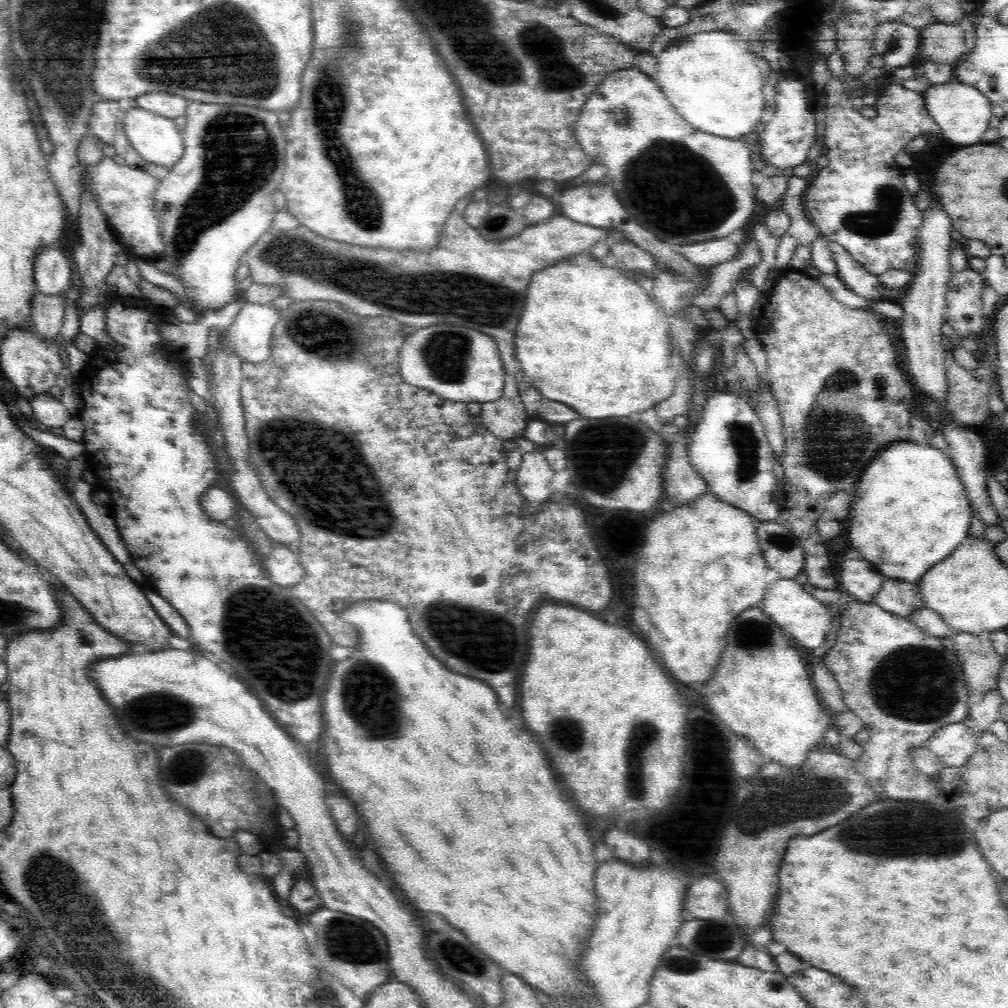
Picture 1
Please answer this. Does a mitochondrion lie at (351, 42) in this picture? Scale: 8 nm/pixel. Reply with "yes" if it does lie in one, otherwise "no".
yes

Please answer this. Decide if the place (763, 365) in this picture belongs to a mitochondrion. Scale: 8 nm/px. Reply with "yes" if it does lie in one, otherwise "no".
no

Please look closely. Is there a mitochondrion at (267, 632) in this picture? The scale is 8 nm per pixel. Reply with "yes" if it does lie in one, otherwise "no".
yes

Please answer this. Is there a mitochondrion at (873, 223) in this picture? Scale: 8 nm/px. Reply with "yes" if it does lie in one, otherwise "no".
yes

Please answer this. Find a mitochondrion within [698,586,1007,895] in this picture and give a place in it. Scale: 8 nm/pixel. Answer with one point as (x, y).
(916, 684)

